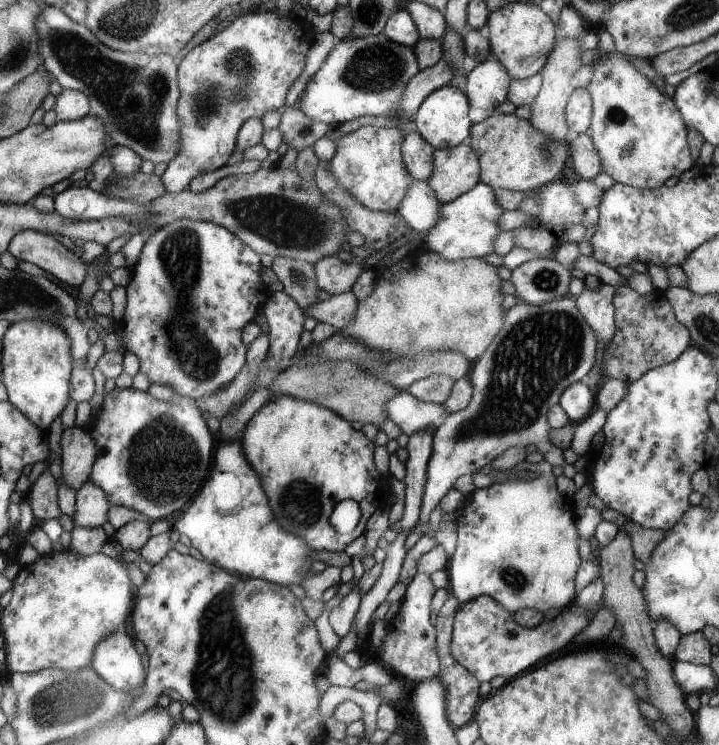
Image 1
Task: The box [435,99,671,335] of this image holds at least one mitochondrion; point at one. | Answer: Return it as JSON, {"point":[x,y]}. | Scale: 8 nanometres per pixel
{"point":[546,280]}

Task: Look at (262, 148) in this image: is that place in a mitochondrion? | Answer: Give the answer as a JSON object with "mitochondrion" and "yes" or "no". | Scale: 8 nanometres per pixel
{"mitochondrion":"no"}

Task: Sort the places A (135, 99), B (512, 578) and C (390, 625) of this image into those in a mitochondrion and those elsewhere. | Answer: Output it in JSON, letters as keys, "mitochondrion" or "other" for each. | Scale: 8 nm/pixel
{"A":"mitochondrion","B":"mitochondrion","C":"other"}

